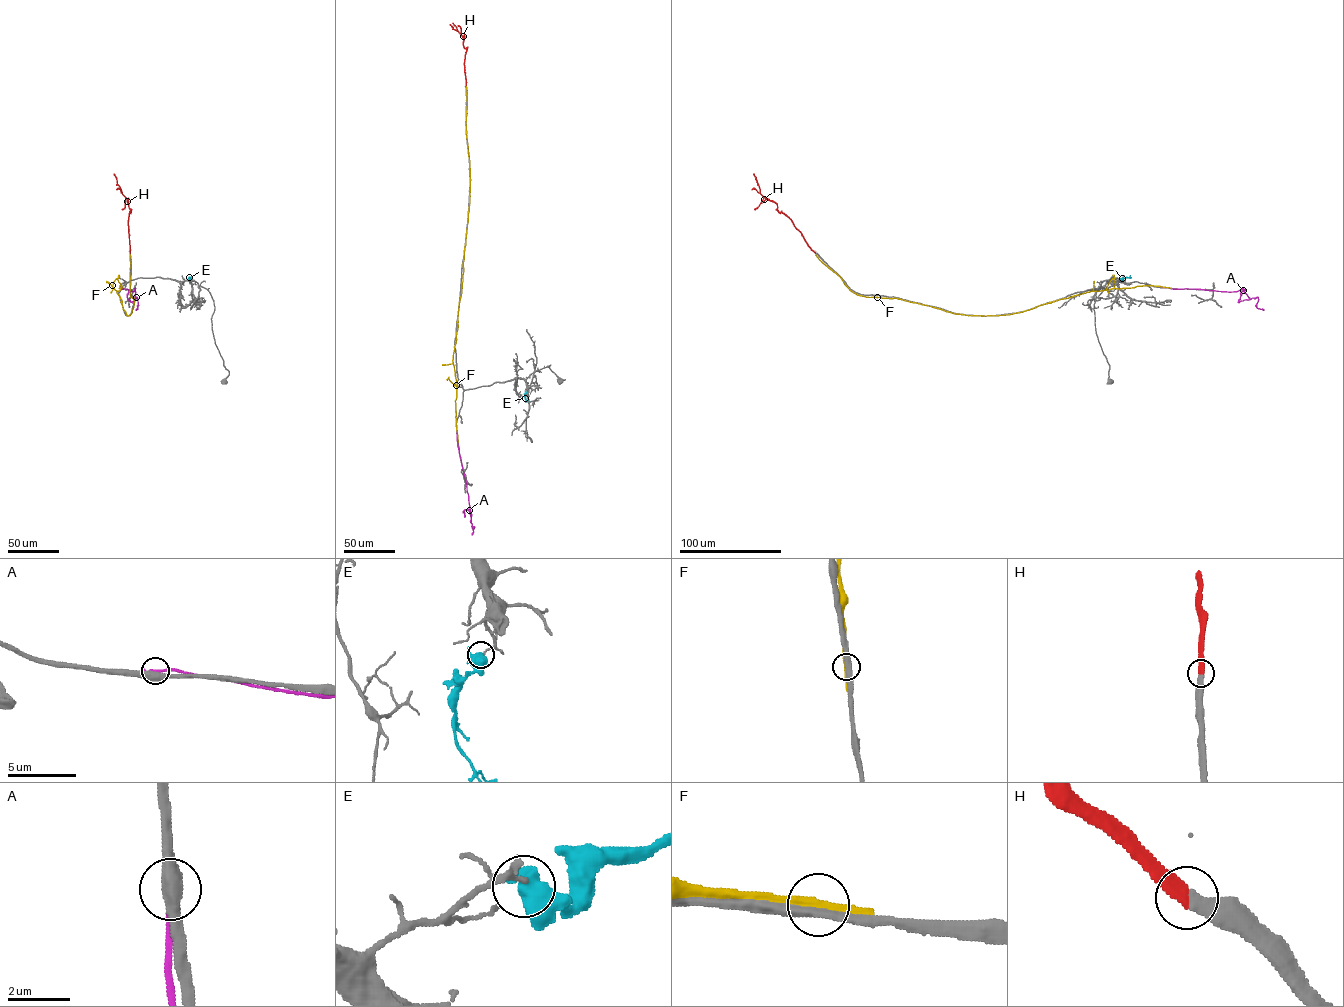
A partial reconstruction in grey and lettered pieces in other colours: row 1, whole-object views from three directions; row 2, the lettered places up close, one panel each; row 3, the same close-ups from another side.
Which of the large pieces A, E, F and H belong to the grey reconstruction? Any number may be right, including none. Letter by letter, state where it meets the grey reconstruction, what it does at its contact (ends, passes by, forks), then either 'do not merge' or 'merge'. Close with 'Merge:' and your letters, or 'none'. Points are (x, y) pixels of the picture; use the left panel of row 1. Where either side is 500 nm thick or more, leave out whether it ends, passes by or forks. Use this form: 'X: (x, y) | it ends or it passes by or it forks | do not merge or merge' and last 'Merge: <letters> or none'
A: (121, 287) | it ends | do not merge
E: (190, 279) | it forks | do not merge
F: (122, 287) | it passes by | do not merge
H: (130, 253) | it ends | merge
Merge: H

